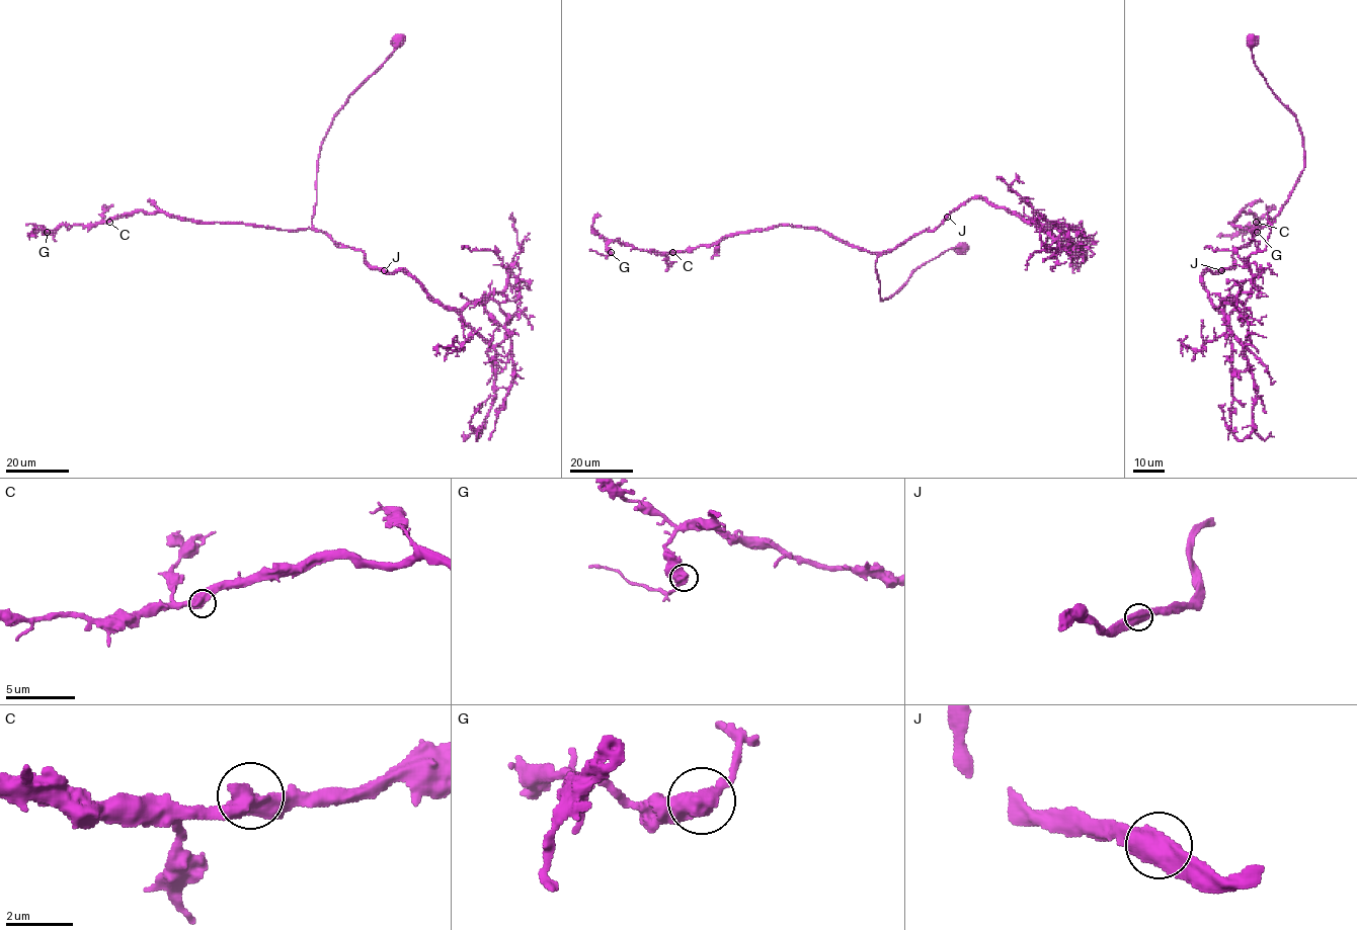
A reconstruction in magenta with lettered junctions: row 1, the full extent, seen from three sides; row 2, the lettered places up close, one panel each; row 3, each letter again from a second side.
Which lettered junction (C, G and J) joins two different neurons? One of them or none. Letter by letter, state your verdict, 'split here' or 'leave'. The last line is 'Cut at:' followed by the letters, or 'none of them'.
C: leave
G: leave
J: leave
Cut at: none of them

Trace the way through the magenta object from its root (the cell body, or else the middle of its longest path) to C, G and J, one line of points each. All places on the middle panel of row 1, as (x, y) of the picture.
C: (961, 248), (923, 263), (883, 300), (876, 269), (880, 254), (812, 228), (776, 225), (672, 252)
G: (961, 248), (923, 263), (883, 300), (880, 254), (812, 228), (776, 225), (670, 252), (611, 242), (611, 252)
J: (961, 248), (949, 249), (923, 263), (894, 296), (881, 300), (876, 259), (915, 235), (933, 231), (948, 217)

